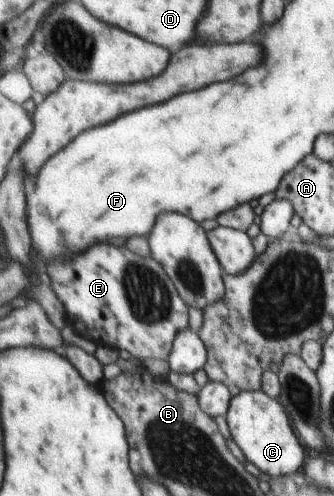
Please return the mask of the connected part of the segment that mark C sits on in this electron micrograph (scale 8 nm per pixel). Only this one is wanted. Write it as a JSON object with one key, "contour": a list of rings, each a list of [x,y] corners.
{"contour":[[[260,389],[243,391],[232,395],[225,417],[230,428],[230,439],[236,443],[244,459],[269,478],[293,475],[300,466],[304,466],[304,450],[290,428],[283,407]]]}

